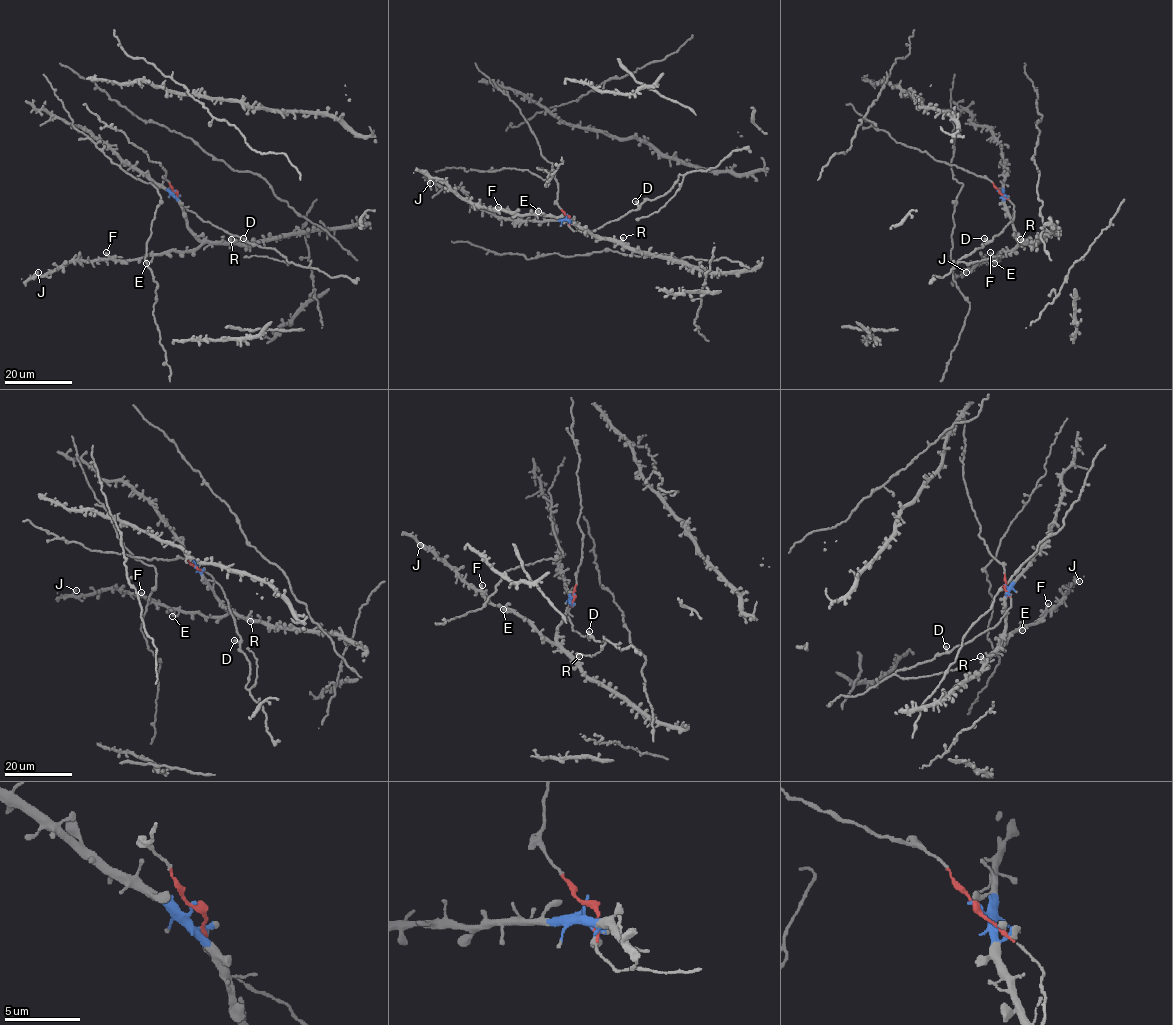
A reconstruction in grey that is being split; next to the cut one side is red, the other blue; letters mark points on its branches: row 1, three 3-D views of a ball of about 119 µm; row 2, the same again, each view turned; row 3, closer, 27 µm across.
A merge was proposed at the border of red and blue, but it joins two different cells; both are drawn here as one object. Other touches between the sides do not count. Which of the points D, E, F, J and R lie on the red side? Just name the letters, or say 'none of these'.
D

